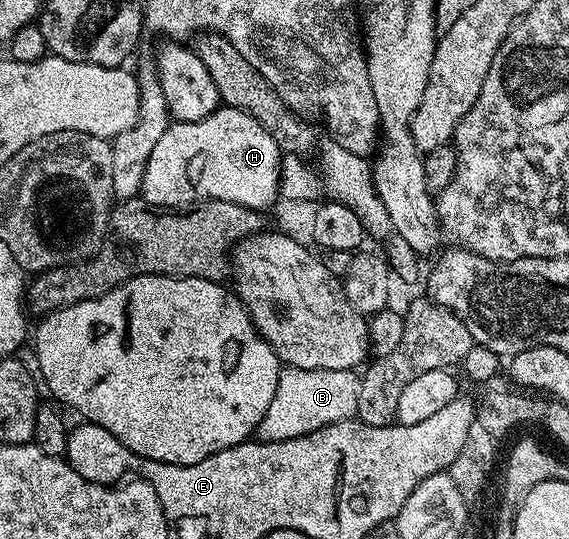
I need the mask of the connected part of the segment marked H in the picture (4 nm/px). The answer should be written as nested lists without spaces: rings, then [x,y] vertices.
[[[221,104],[203,120],[195,120],[194,123],[170,121],[163,136],[159,136],[159,144],[155,144],[151,150],[139,194],[152,206],[185,208],[210,198],[227,200],[243,208],[265,212],[278,201],[281,193],[281,158],[283,159],[281,145],[273,139],[271,132],[267,132],[267,128],[263,128],[259,120],[255,120],[255,116],[234,106]]]

